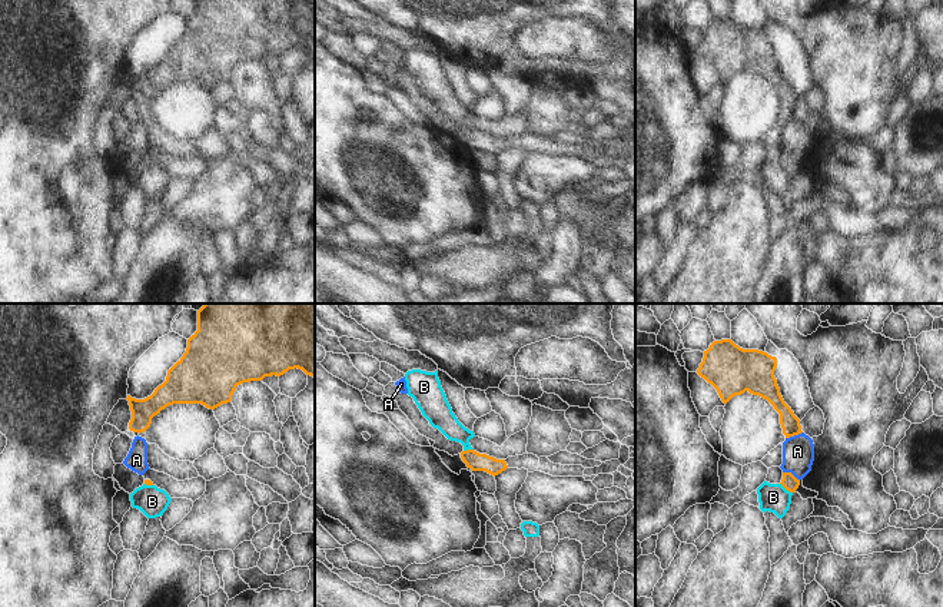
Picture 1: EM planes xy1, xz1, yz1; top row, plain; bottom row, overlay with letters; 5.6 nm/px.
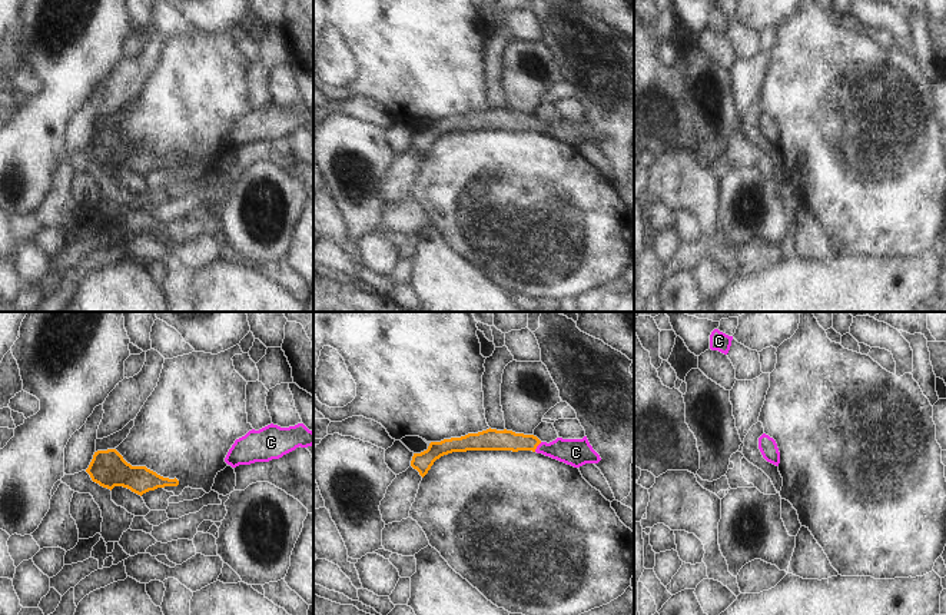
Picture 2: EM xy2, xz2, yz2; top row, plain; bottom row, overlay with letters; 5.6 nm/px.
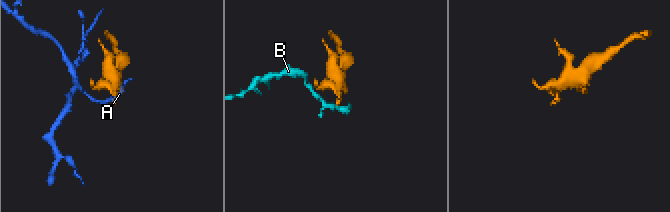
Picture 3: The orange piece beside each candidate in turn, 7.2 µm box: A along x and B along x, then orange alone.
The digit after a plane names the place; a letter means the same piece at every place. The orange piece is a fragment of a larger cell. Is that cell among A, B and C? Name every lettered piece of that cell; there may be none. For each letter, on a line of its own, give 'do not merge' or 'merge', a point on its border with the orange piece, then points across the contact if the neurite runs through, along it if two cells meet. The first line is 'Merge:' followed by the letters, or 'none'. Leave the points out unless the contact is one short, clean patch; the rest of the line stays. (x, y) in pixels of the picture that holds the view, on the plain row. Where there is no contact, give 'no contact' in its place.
Merge: C
A: do not merge; contact yz1 (793, 115)
B: do not merge; contact yz1 (786, 168); border yz1 (780, 162), (792, 172)
C: merge; contact xz2 (537, 125); way xz2 (494, 119), (537, 125), (547, 129), (576, 132)

